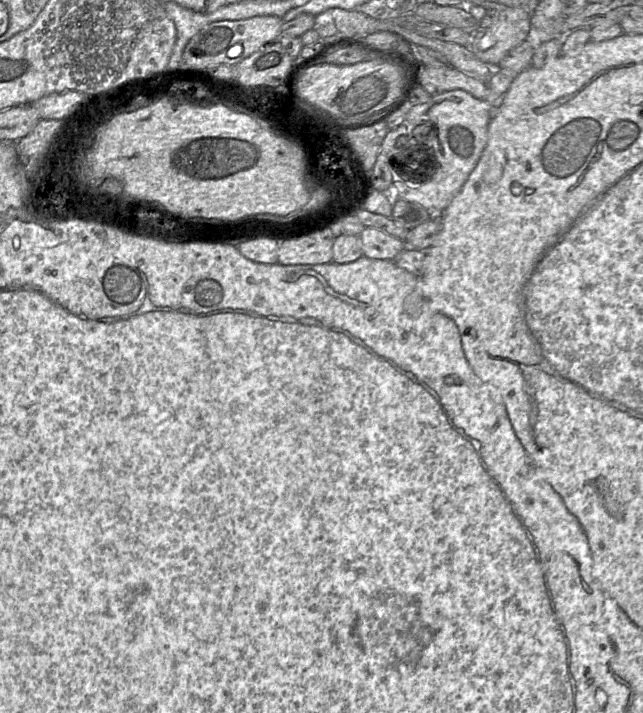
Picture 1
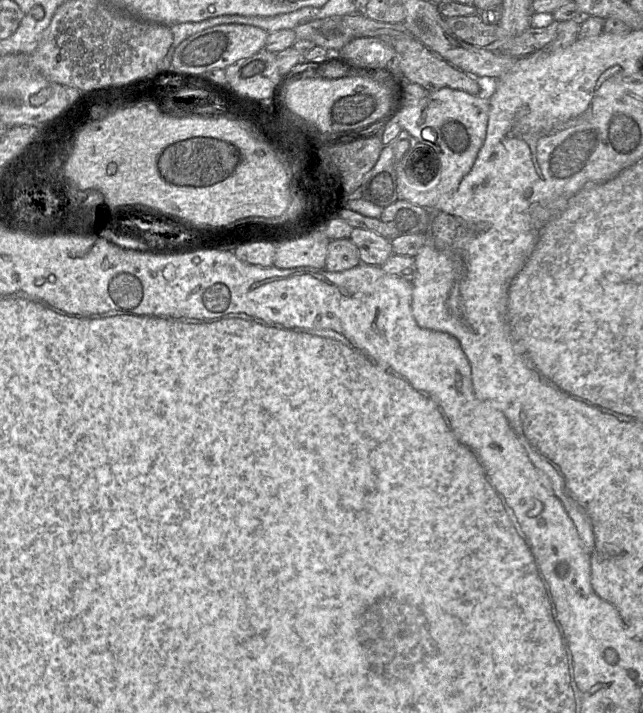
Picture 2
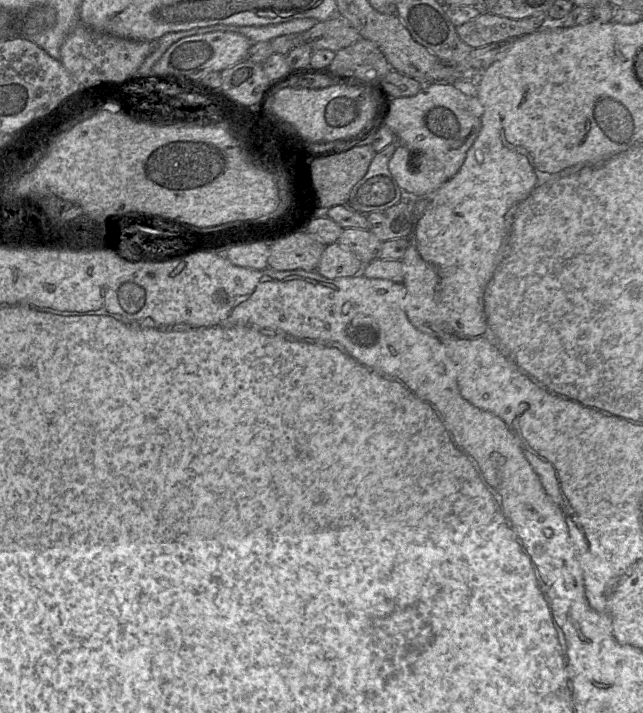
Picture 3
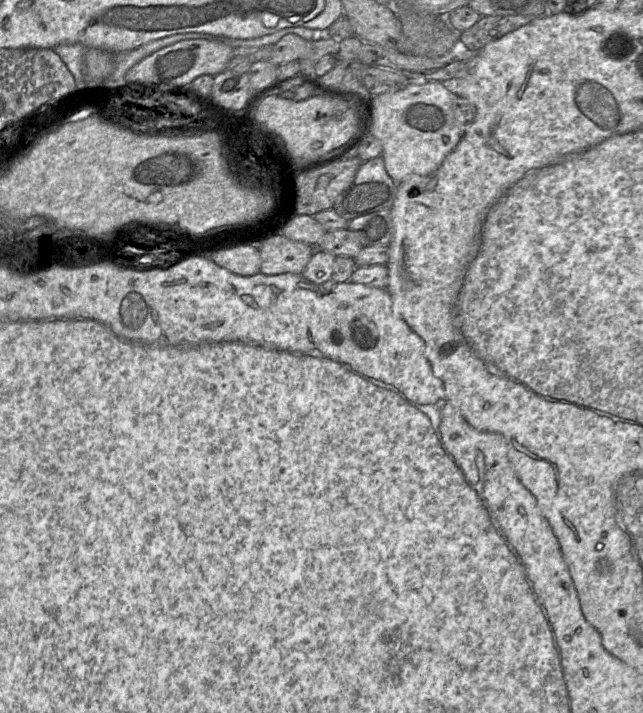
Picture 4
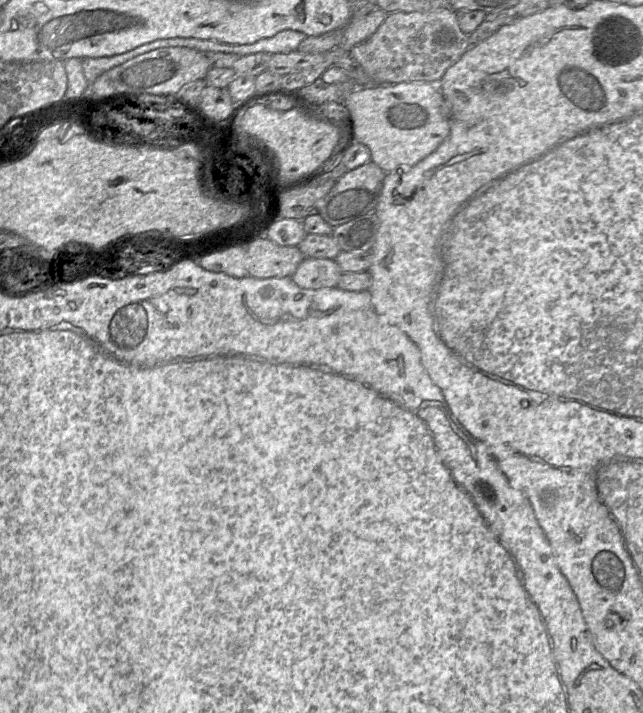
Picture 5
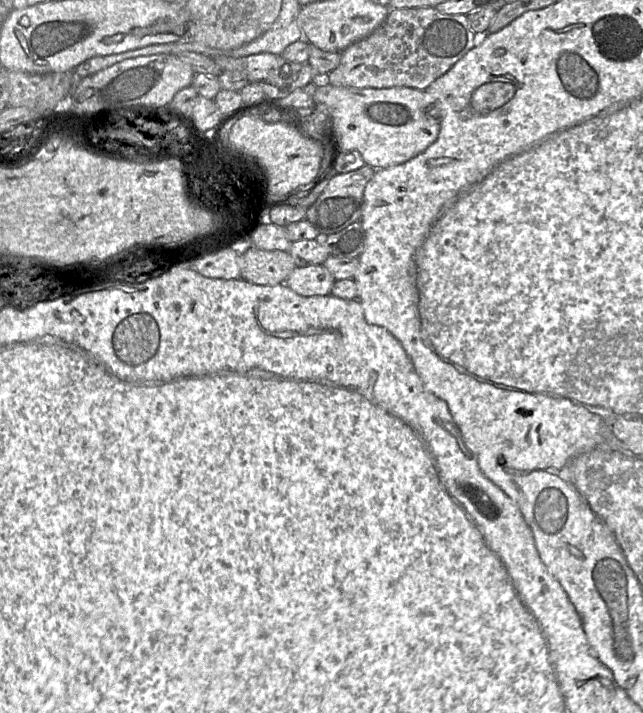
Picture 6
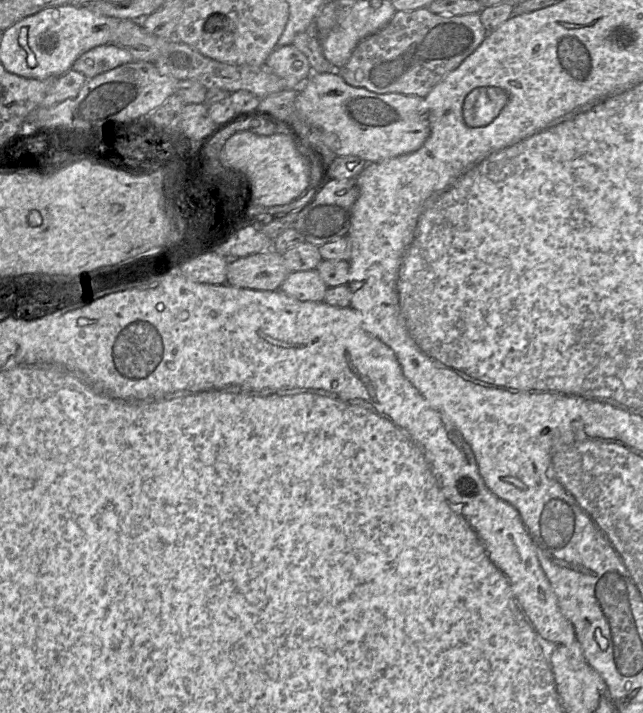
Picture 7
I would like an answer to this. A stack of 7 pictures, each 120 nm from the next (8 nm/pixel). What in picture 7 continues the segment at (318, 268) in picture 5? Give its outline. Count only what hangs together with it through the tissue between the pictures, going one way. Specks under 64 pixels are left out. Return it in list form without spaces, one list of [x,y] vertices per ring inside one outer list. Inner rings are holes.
[[[316,269],[291,272],[280,290],[286,295],[300,301],[322,302],[328,286]]]

